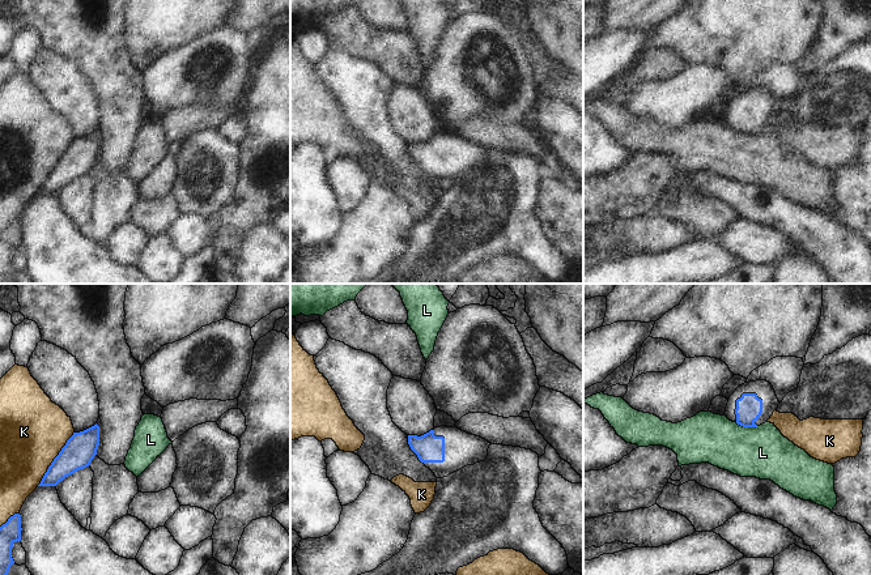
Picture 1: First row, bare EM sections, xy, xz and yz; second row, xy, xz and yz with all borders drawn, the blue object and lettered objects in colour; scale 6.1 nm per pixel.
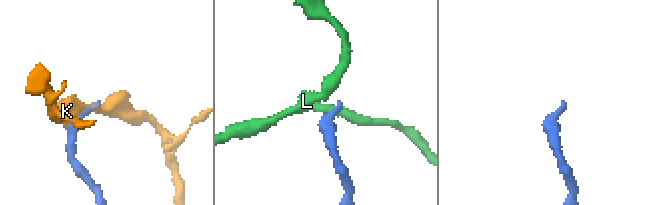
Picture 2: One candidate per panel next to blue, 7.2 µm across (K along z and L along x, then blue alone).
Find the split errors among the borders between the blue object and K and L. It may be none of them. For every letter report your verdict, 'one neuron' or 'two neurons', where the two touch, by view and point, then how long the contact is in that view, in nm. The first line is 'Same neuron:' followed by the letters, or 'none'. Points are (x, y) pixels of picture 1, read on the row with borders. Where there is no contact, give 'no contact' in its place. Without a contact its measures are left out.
Same neuron: none
K: two neurons; contact xy (54, 459); length 400 nm
L: two neurons; contact yz (747, 426); length 150 nm

